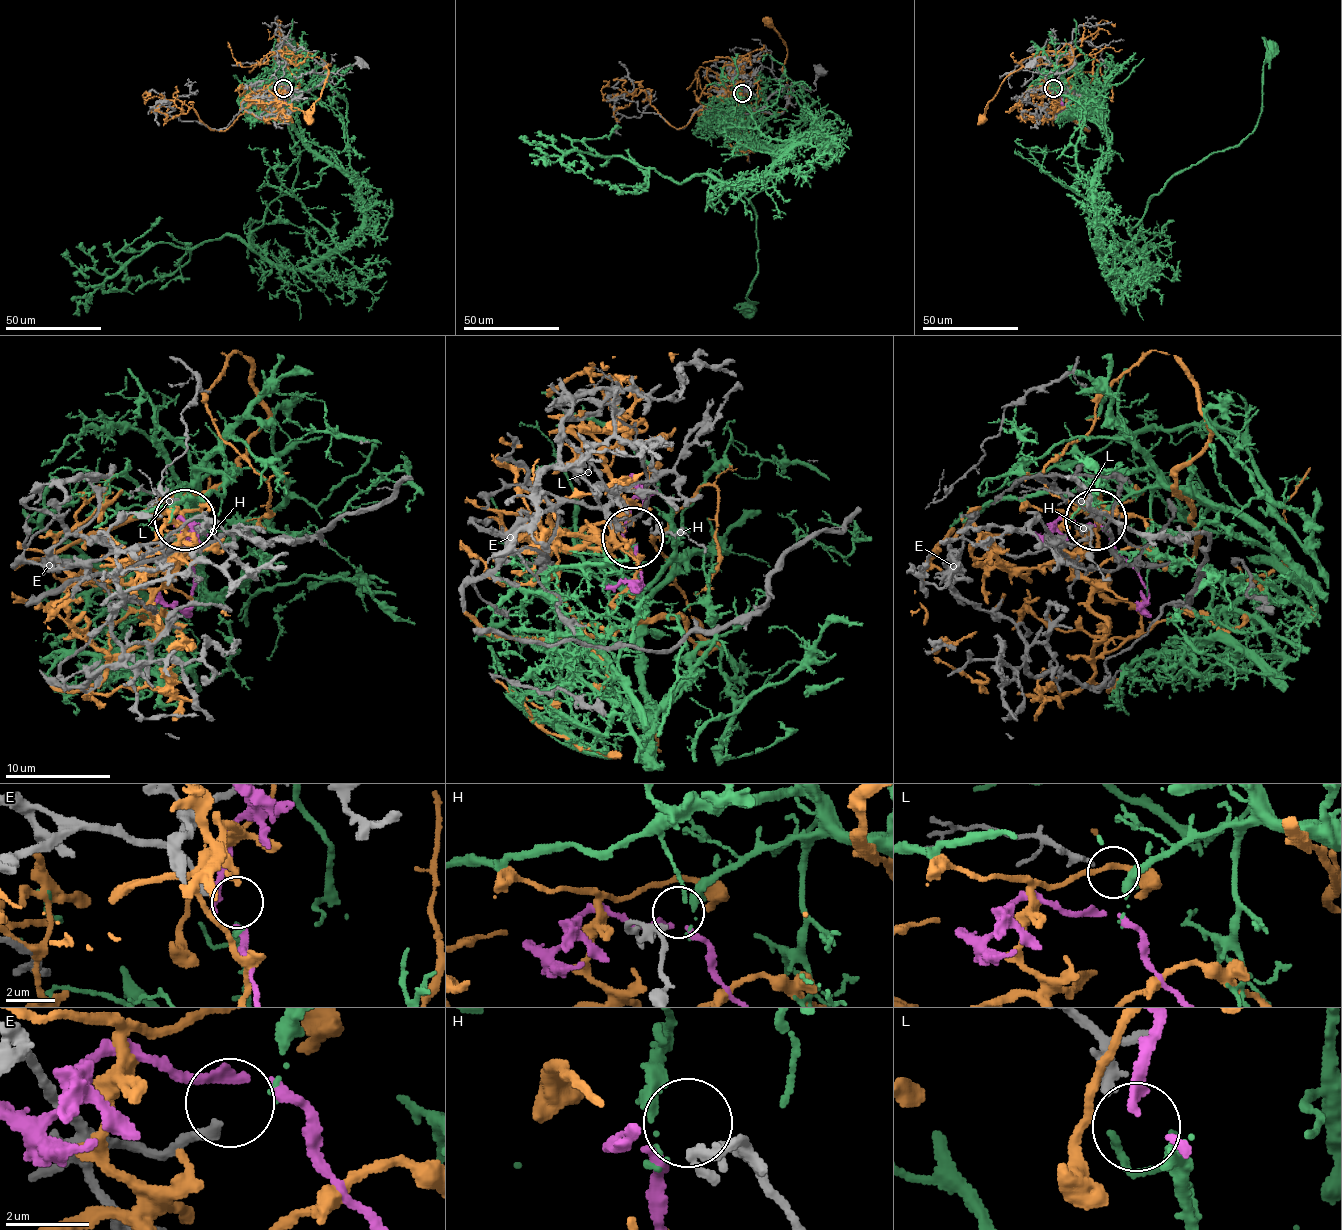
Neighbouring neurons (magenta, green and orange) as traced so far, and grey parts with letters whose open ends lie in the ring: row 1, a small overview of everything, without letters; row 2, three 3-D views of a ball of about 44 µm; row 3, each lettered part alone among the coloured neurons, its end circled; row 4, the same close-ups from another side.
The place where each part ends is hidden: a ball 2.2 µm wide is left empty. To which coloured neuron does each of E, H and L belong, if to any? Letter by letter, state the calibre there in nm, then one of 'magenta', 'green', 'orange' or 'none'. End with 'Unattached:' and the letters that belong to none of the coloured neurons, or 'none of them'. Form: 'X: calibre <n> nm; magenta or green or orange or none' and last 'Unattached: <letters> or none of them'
E: calibre 320 nm; none
H: calibre 200 nm; none
L: calibre 280 nm; green
Unattached: E, H

